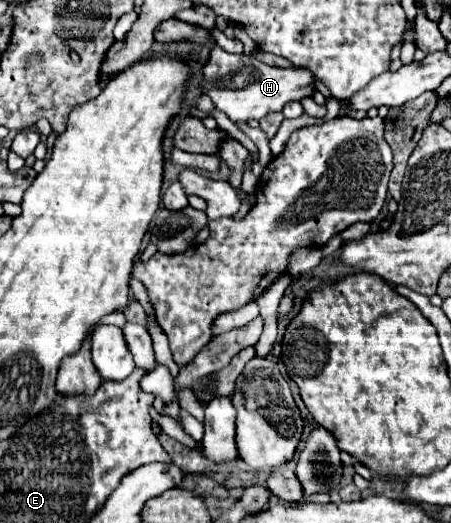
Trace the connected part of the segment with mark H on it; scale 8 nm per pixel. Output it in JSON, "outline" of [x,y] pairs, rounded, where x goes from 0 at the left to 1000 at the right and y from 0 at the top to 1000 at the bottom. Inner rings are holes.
{"outline":[[[486,86],[468,98],[463,120],[450,128],[455,178],[472,189],[477,205],[508,220],[517,235],[583,228],[601,212],[623,212],[641,193],[667,193],[690,185],[698,170],[698,143],[672,128],[596,128],[565,109],[512,105]],[[525,166],[525,170],[521,170]]]}

